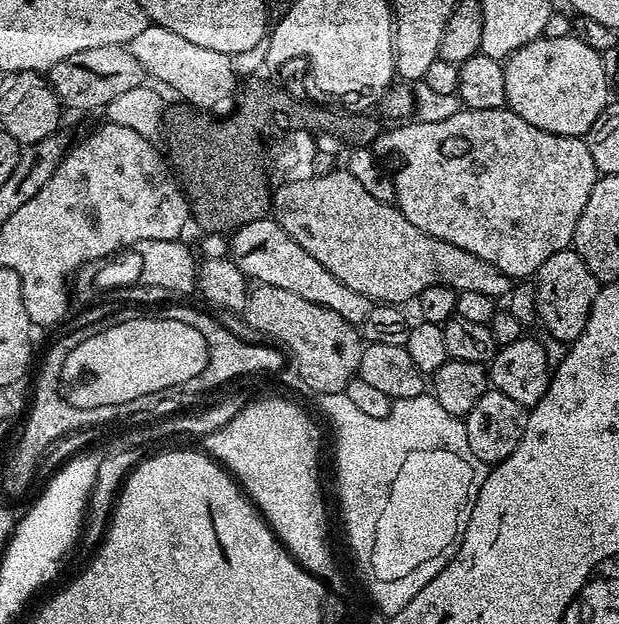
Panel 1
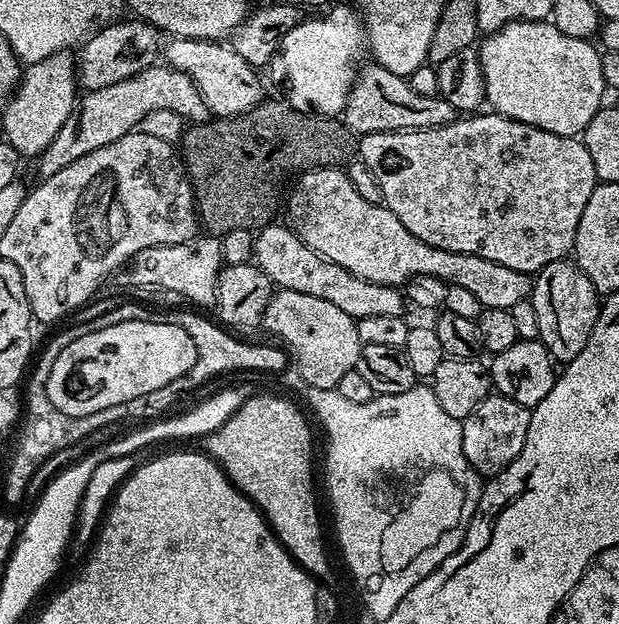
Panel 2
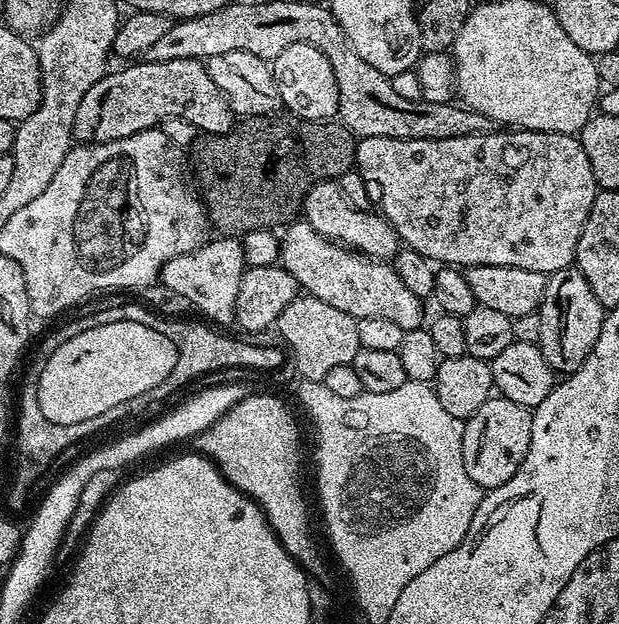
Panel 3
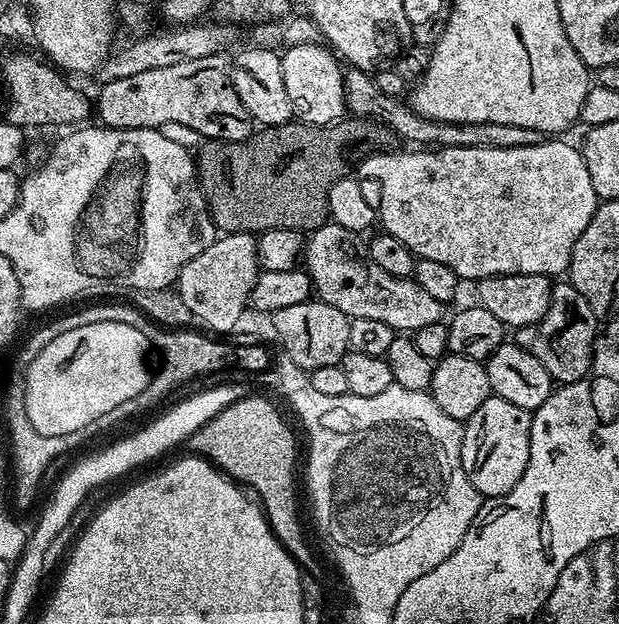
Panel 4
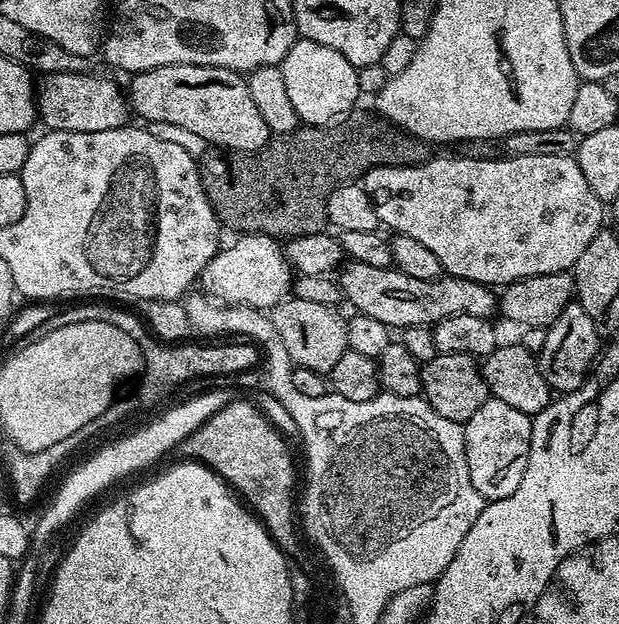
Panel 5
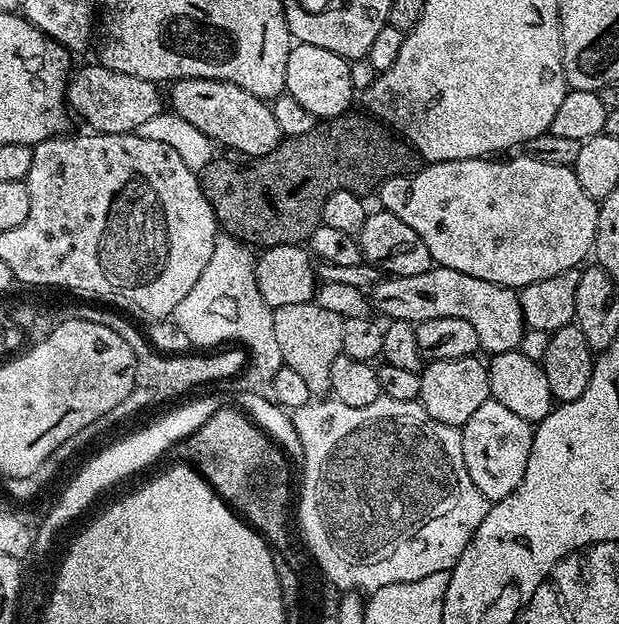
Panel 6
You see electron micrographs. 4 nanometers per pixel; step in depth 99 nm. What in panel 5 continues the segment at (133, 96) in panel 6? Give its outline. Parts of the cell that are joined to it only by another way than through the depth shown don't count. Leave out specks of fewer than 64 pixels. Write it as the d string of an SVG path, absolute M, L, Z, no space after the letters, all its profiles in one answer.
M91 71L63 72L62 74L50 74L41 79L38 84L36 97L36 111L39 123L45 129L54 132L97 132L98 130L114 130L123 128L129 123L130 105L123 87L119 88L108 76L92 76Z

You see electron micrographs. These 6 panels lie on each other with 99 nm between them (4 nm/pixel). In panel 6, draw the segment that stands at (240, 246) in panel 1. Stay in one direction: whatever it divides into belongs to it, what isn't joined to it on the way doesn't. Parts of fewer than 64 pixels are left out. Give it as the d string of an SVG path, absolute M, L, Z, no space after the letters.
M434 266L426 274L389 275L371 289L370 300L375 311L377 308L388 320L419 322L430 318L462 318L474 326L481 349L488 354L519 349L526 327L517 289L503 288L482 278L470 278L470 274L462 274L462 270L439 266Z

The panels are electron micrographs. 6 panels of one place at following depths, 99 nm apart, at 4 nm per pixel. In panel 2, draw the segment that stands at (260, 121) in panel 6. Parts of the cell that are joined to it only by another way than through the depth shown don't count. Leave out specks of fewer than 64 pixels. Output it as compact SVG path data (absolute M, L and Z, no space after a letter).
M153 66L144 68L138 74L114 86L102 86L102 90L85 91L76 101L76 108L62 122L62 130L54 134L54 142L35 157L37 177L53 176L58 170L66 170L70 162L78 162L90 150L102 150L110 142L118 142L126 133L139 129L142 118L150 110L174 110L185 122L203 122L209 119L210 113L198 86L192 79L171 66Z

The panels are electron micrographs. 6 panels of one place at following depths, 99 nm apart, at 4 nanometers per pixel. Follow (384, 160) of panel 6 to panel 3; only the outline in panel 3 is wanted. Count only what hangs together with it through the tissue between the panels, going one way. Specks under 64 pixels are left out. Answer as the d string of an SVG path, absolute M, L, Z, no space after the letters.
M252 116L245 117L239 122L232 125L232 129L222 134L214 134L213 132L205 132L201 135L192 146L190 154L190 171L194 177L194 183L199 190L200 199L204 202L204 208L208 214L209 225L219 235L228 238L241 238L247 235L250 231L258 229L272 230L272 222L278 222L278 220L284 220L288 218L296 206L298 206L298 200L302 196L302 192L309 192L316 184L324 181L331 181L339 179L343 172L349 171L350 168L350 141L353 139L352 131L349 128L344 127L343 124L331 120L326 121L323 125L306 124L306 122L298 122L298 120L292 120L292 118L284 118L284 120L269 120L266 116Z

